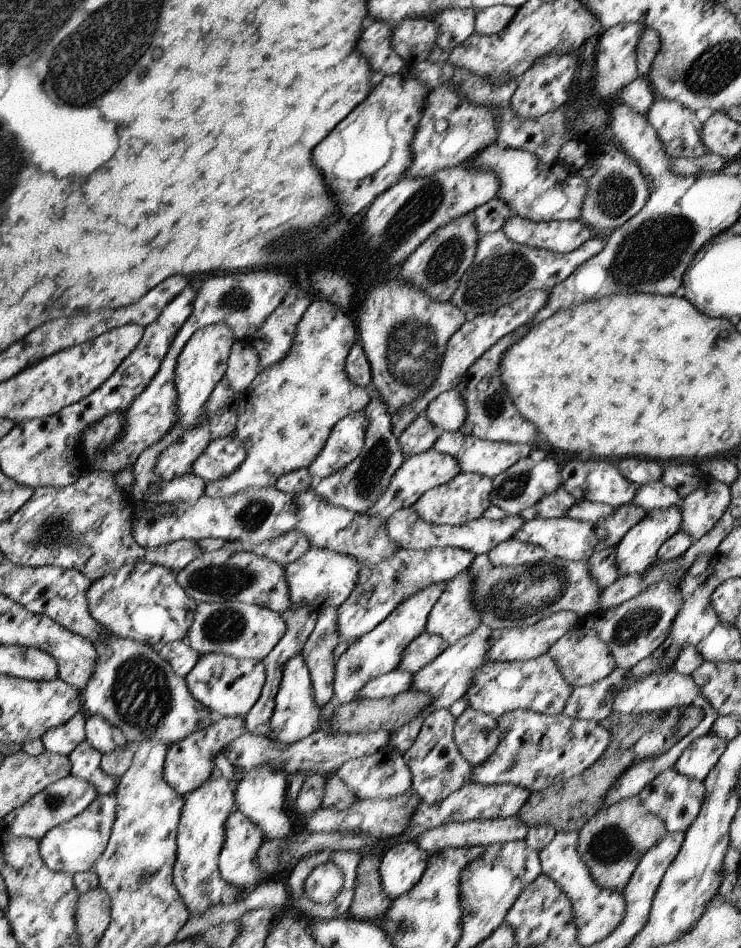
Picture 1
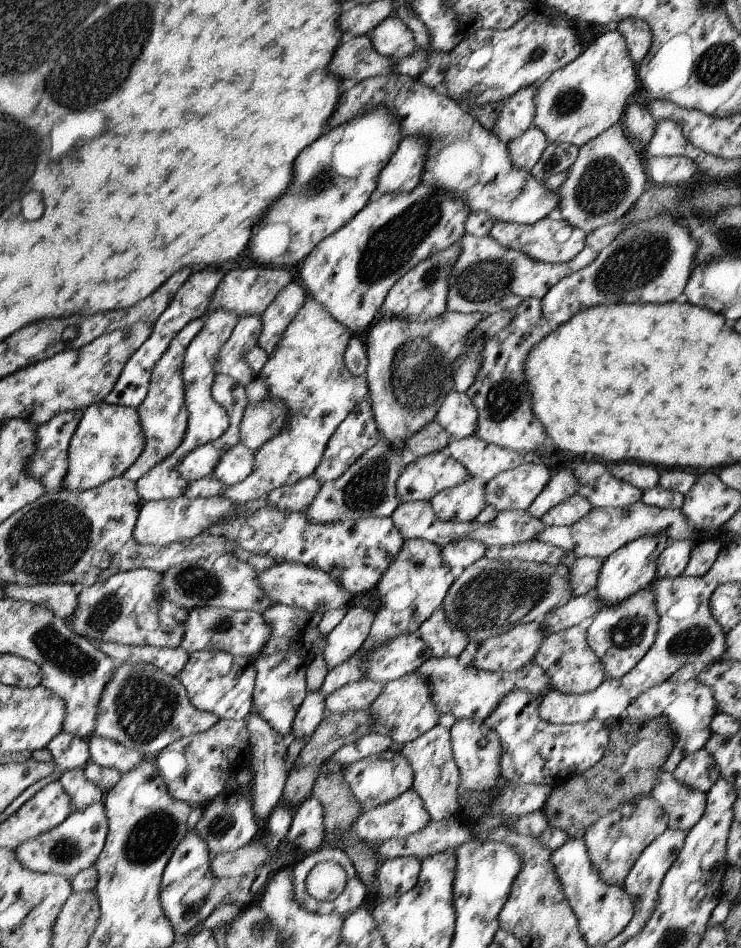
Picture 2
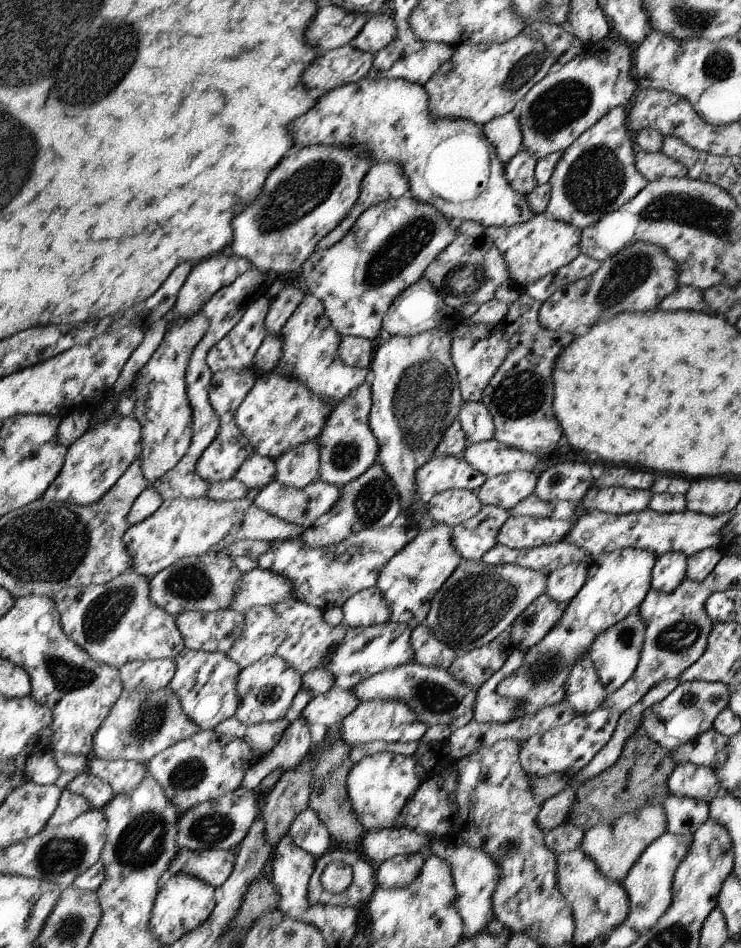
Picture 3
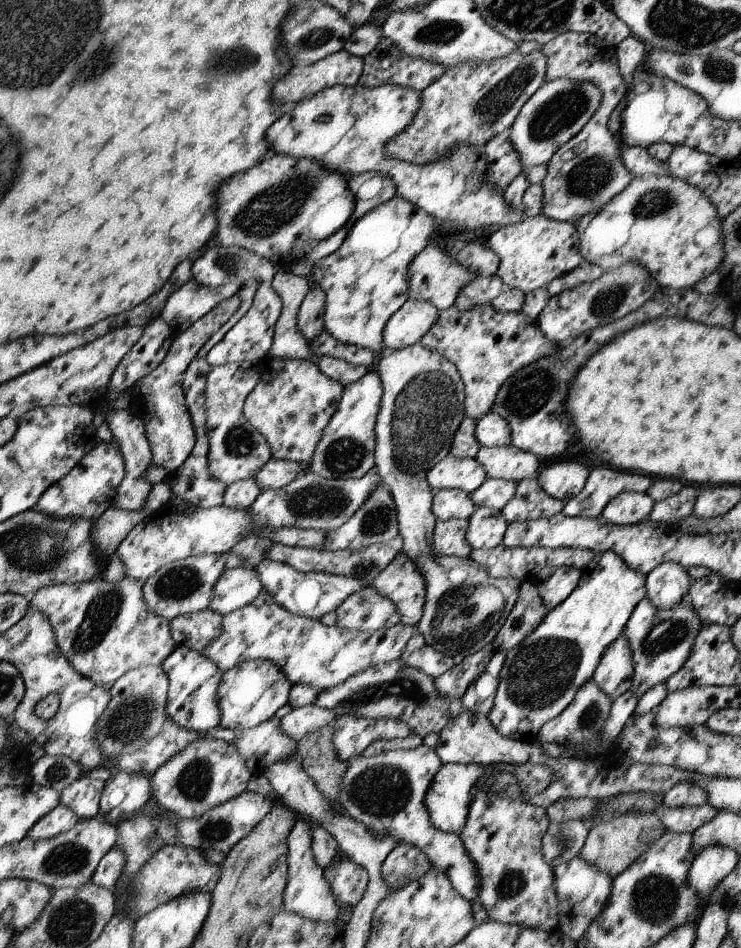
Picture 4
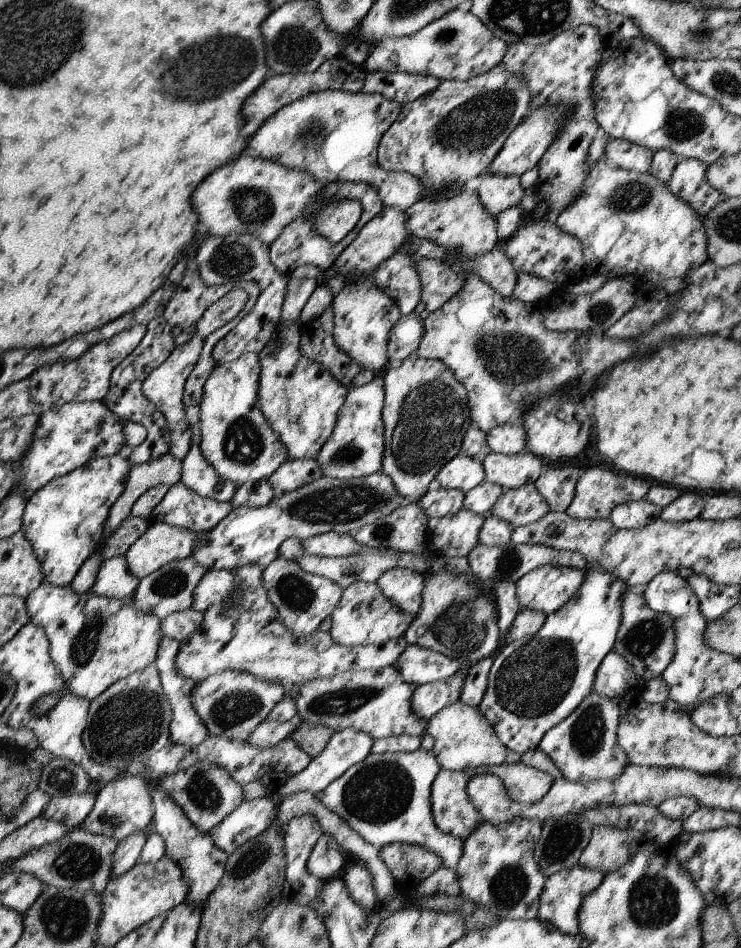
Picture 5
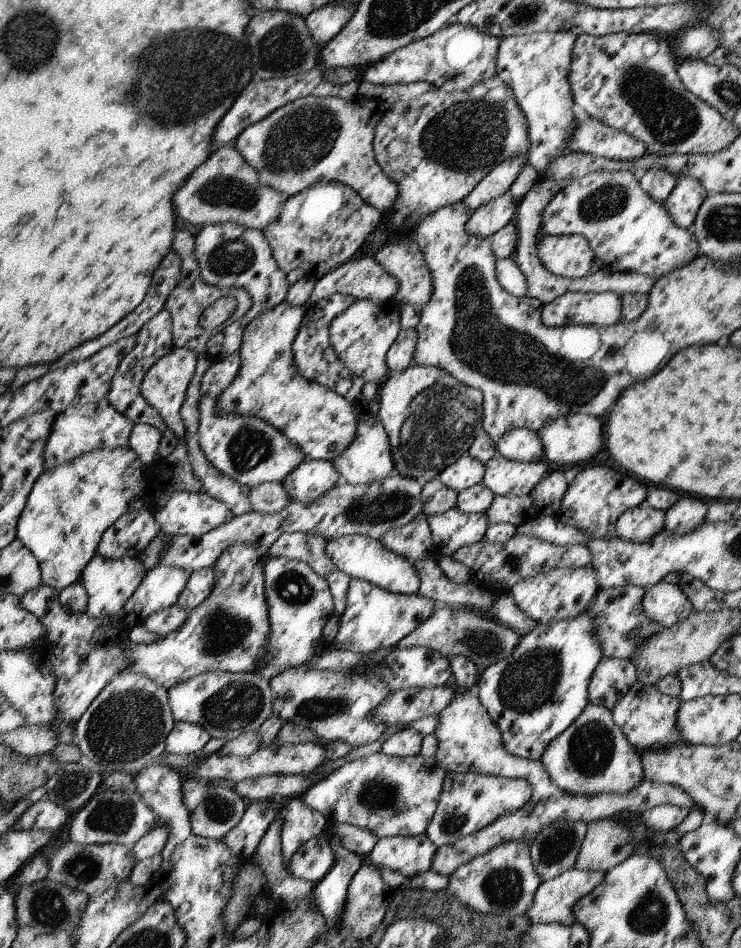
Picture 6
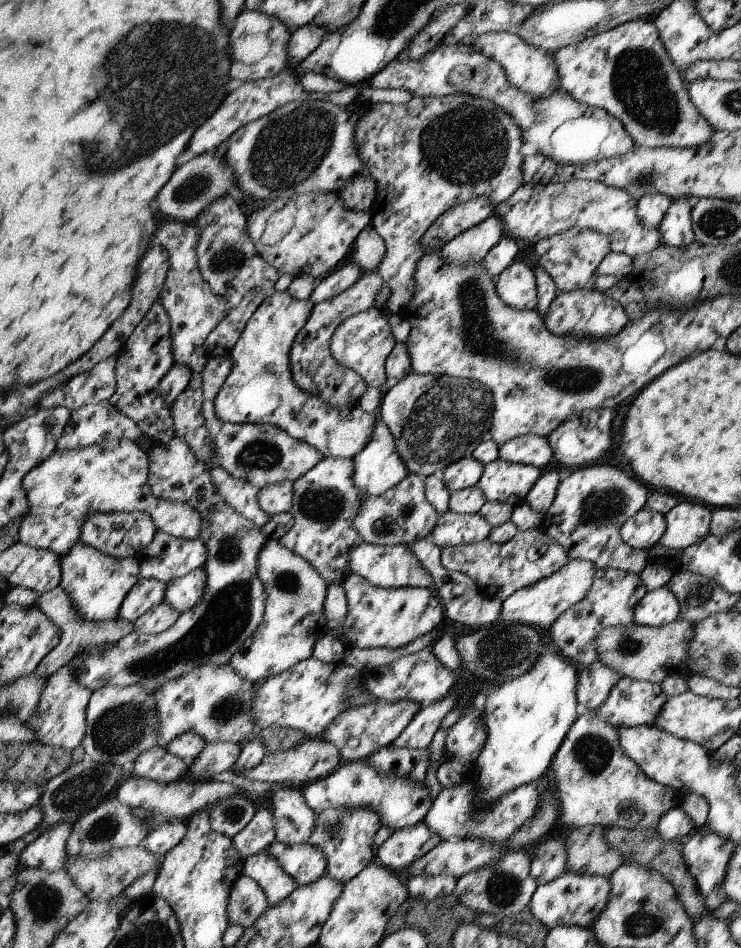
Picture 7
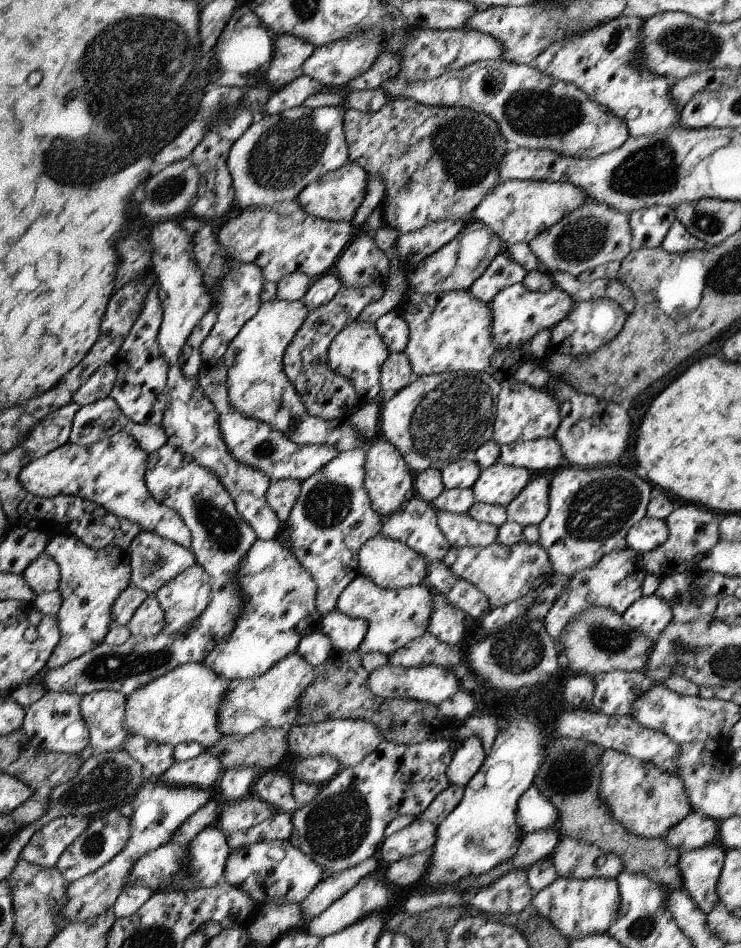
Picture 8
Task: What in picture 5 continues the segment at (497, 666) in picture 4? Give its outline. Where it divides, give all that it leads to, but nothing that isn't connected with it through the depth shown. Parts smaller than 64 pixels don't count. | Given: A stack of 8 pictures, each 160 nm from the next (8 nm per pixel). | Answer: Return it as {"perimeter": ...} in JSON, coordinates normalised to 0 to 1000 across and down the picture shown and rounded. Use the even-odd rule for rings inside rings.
{"perimeter":[[[667,692],[630,704],[630,712],[619,736],[626,743],[645,747],[657,728]]]}

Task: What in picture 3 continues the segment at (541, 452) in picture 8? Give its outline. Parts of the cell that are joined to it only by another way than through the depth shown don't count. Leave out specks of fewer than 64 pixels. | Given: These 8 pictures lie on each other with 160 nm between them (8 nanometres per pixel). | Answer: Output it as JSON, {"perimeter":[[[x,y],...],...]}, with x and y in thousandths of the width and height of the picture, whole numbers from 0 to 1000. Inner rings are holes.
{"perimeter":[[[626,423],[614,443],[621,445],[630,469],[667,463],[668,445],[664,443],[661,432],[649,423]]]}

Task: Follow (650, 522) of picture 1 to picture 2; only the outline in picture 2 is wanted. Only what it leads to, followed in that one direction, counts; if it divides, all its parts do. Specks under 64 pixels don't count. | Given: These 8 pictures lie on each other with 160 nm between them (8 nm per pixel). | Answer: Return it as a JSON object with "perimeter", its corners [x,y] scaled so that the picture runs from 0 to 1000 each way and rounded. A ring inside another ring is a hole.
{"perimeter":[[[872,564],[831,579],[831,582],[814,590],[802,620],[812,640],[831,640],[861,623],[868,623],[877,618],[887,610],[888,588],[901,573],[899,564]]]}

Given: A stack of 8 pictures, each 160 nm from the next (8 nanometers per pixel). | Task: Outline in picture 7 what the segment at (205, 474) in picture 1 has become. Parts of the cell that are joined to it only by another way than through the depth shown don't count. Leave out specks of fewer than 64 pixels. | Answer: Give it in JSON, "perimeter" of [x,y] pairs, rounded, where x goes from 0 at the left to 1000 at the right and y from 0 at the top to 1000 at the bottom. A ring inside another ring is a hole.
{"perimeter":[[[436,482],[413,501],[399,505],[397,531],[391,538],[397,553],[377,570],[378,574],[410,588],[436,608],[443,618],[464,614],[475,604],[471,583],[491,572],[478,555],[482,541],[490,534],[478,498],[475,484]]]}

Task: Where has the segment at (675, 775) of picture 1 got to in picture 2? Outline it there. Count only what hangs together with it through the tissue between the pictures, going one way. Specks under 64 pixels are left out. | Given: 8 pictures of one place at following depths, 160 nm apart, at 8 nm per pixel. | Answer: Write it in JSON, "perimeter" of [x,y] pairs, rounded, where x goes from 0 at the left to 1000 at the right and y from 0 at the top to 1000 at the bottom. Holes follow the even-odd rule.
{"perimeter":[[[896,816],[874,840],[884,842],[893,849],[896,857],[901,860],[904,874],[918,874],[926,878],[947,863],[954,847],[951,835],[924,829],[904,816]]]}

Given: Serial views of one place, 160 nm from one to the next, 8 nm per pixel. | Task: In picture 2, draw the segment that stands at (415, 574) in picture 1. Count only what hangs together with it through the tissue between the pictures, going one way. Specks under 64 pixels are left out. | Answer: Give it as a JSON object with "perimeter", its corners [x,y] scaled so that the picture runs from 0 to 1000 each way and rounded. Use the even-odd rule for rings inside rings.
{"perimeter":[[[621,569],[596,577],[601,594],[606,595],[615,607],[656,586],[659,581],[657,576],[642,569]],[[513,627],[506,630],[502,642],[480,638],[476,633],[467,638],[468,649],[457,661],[443,670],[441,684],[435,690],[444,709],[467,699],[490,681],[513,638]]]}

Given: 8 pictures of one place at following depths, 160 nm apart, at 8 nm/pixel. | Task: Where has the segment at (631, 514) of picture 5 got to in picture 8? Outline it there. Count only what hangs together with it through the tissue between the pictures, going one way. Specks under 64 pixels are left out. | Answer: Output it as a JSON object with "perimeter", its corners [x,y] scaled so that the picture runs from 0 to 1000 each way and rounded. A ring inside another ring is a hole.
{"perimeter":[[[869,545],[848,560],[846,576],[860,583],[876,583],[893,576],[903,566],[903,557],[897,549]]]}

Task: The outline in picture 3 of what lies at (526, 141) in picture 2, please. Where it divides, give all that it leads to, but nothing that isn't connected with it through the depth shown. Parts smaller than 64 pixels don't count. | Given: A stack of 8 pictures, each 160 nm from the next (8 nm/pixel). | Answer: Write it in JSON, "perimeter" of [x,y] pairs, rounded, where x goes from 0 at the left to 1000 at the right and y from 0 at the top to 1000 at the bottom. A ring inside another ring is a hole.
{"perimeter":[[[704,155],[696,165],[682,174],[682,186],[692,200],[713,206],[726,194],[722,188],[722,176],[726,167]]]}

